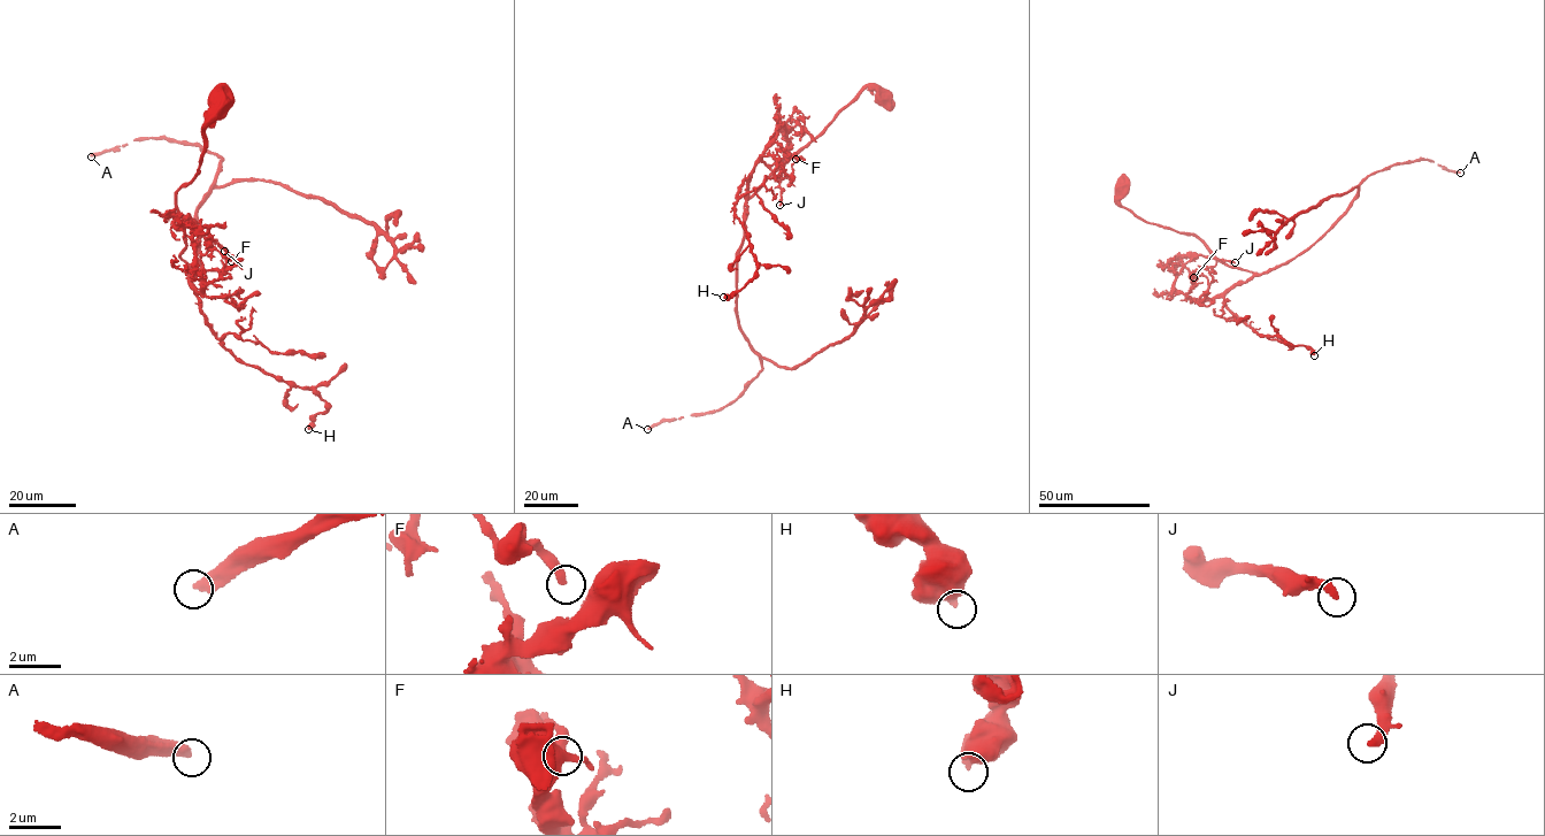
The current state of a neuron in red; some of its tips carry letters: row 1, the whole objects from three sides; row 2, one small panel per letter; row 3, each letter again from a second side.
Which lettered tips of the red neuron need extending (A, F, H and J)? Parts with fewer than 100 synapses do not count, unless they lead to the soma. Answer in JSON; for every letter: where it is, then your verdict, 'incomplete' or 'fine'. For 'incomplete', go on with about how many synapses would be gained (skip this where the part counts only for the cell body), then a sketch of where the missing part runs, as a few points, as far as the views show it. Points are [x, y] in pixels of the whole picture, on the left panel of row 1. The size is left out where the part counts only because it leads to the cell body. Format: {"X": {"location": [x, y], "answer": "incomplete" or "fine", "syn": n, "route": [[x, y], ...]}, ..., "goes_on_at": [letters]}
{"A": {"location": [91, 156], "answer": "incomplete", "syn": 130}, "F": {"location": [231, 261], "answer": "fine"}, "H": {"location": [308, 429], "answer": "fine"}, "J": {"location": [224, 251], "answer": "fine"}, "goes_on_at": ["A"]}

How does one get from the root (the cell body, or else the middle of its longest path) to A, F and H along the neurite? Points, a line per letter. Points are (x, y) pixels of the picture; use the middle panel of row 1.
A: (884, 99), (866, 87), (745, 202), (736, 307), (761, 369), (722, 408), (647, 429)
F: (884, 99), (866, 87), (782, 161), (745, 202), (746, 213), (756, 165), (796, 159)
H: (884, 99), (866, 87), (782, 161), (745, 202), (746, 213), (745, 177), (733, 211), (756, 274), (723, 297)

